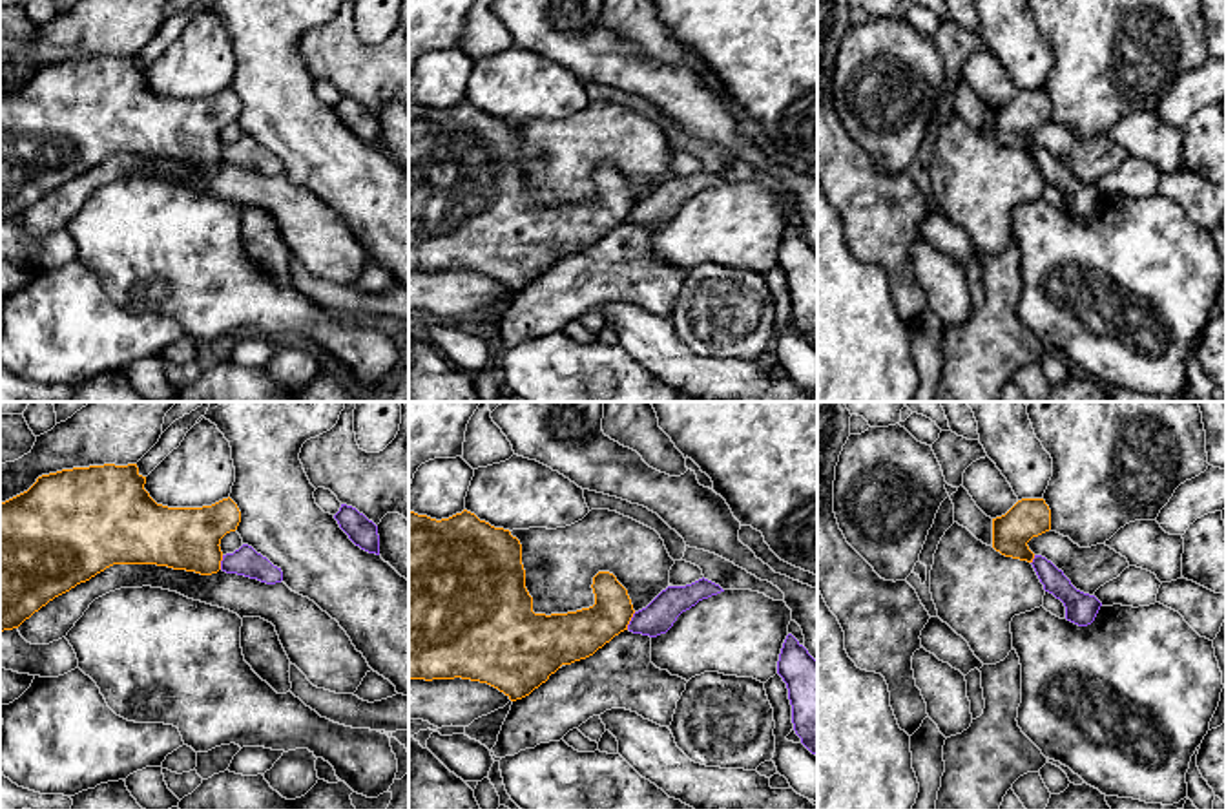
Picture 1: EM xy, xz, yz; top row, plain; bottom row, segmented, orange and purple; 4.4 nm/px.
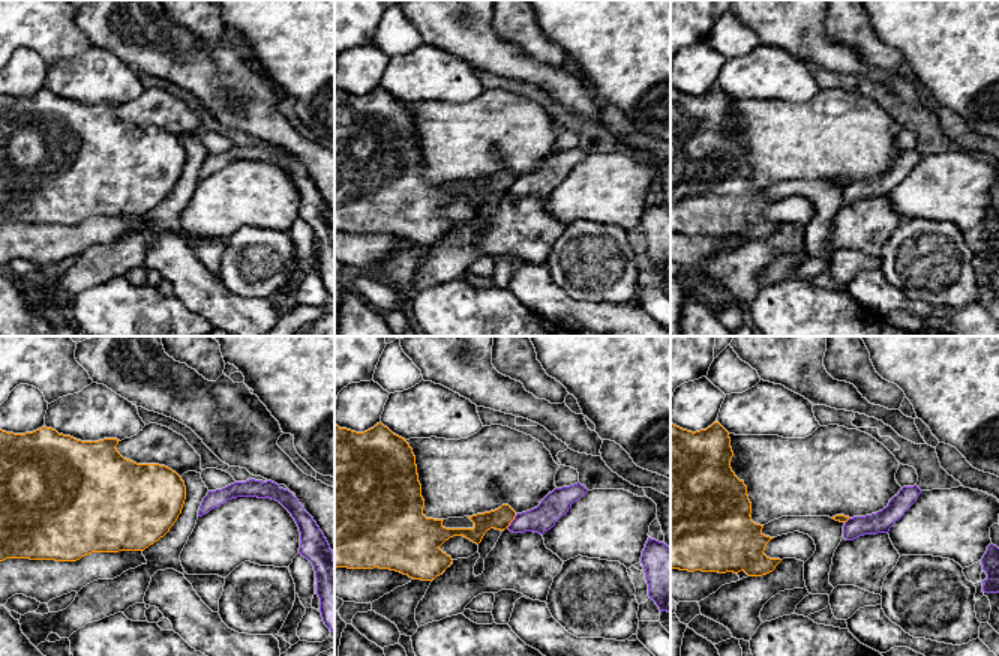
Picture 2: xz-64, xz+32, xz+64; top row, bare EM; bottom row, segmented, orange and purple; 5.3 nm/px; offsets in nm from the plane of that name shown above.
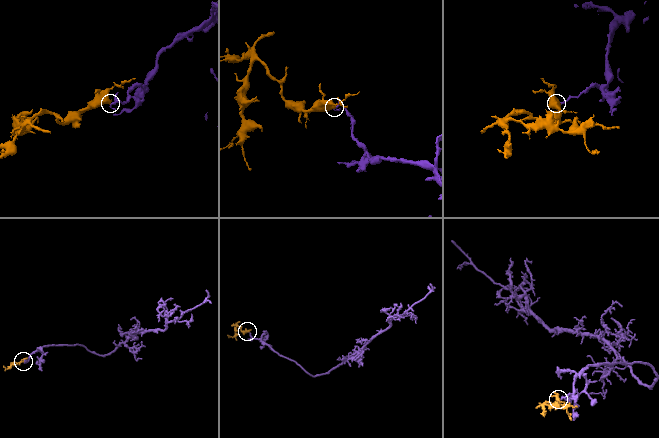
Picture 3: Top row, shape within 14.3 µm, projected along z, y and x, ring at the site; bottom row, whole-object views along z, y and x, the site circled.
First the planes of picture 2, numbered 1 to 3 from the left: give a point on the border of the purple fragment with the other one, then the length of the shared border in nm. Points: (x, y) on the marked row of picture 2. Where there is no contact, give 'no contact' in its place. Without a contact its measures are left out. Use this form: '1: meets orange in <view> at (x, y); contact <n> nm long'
1: no contact
2: meets orange in xz+32 at (512, 520); contact 100 nm long
3: meets orange in xz+64 at (846, 520); contact 40 nm long

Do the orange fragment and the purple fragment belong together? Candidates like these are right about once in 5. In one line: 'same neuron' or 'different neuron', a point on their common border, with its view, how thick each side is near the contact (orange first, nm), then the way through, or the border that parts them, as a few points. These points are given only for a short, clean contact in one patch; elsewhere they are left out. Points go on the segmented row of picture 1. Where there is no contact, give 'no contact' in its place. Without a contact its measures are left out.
different neuron | xz (630, 619) | 220/150 nm | along xz (635, 612), (626, 629)

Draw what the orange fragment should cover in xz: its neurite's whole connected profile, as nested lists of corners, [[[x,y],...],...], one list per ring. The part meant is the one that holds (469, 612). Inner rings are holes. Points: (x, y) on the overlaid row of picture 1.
[[[409,510],[409,679],[471,679],[487,683],[511,701],[529,696],[562,665],[593,656],[628,630],[635,614],[628,590],[609,572],[593,577],[595,604],[567,614],[535,614],[525,588],[522,544],[509,530],[494,528],[463,510],[449,519],[431,519]]]

